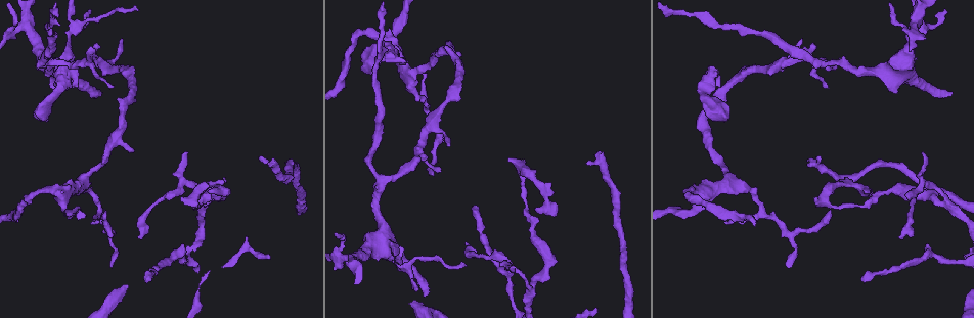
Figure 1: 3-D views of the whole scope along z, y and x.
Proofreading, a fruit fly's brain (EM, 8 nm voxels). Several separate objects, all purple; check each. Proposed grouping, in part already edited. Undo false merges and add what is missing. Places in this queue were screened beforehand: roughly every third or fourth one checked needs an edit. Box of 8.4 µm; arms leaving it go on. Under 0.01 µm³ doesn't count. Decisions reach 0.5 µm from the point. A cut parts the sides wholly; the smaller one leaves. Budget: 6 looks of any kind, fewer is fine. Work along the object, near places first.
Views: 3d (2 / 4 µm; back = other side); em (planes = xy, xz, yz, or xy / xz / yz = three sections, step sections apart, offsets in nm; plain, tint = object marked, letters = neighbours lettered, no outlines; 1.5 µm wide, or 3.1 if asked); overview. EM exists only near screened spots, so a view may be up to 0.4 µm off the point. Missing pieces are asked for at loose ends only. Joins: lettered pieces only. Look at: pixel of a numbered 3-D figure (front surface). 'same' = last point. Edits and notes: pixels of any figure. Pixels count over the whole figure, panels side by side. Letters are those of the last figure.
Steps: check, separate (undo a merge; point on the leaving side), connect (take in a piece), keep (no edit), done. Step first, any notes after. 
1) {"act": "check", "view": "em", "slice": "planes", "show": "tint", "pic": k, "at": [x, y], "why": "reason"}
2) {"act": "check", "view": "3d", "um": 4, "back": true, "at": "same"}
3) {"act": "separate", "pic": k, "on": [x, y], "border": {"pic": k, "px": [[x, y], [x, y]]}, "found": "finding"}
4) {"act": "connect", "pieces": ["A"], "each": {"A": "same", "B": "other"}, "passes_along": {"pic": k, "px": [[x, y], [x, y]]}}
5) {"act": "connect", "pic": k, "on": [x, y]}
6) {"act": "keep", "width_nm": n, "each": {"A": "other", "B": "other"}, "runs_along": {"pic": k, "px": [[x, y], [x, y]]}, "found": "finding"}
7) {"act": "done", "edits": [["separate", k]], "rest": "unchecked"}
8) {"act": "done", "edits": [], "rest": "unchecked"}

{"act": "check", "view": "3d", "um": 2, "pic": 1, "at": [725, 121], "why": "free end"}

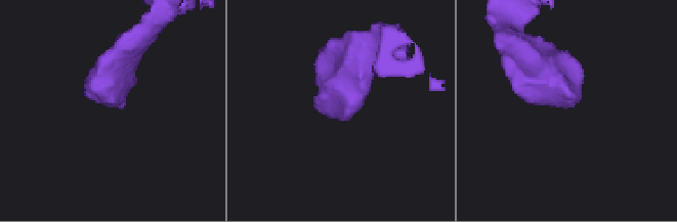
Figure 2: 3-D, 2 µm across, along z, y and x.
{"act": "check", "view": "em", "slice": "planes", "show": "letters", "pic": 2, "at": [570, 103], "why": "shape alone is not enough"}

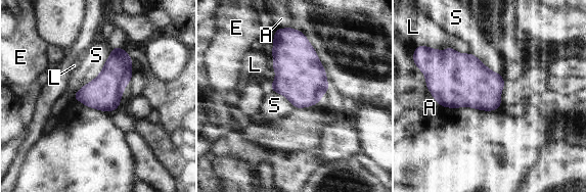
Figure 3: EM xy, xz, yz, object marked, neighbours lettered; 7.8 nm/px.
{"act": "keep", "width_nm": 280, "each": {"A": "other", "E": "other", "L": "other", "S": "other"}, "border": {"pic": 3, "px": [[114, 46], [102, 69], [73, 97]]}, "found": "no lettered piece goes on from it"}

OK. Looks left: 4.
{"act": "check", "view": "em", "slice": "xz", "step": 8, "show": "letters", "pic": 1, "at": [113, 87]}

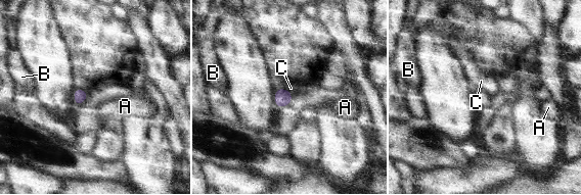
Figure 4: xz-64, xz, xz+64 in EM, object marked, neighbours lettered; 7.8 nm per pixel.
{"act": "check", "view": "em", "slice": "planes", "show": "letters", "at": "same"}

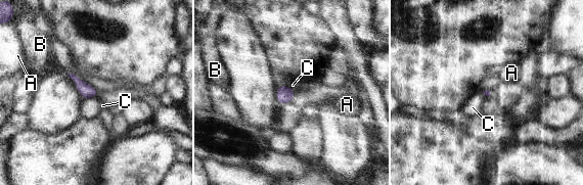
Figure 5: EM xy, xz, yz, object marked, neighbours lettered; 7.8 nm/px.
{"act": "keep", "each": {"A": "other", "B": "other", "C": "other"}, "border": {"pic": 5, "px": [[285, 85], [295, 91]]}, "found": "none of them fits"}

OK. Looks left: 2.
{"act": "check", "view": "3d", "um": 2, "pic": 1, "at": [474, 207], "why": "tapers out"}

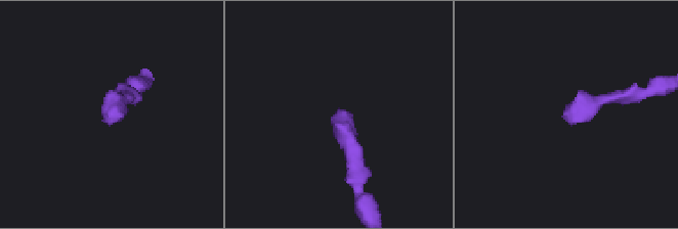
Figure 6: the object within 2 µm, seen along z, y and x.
{"act": "check", "view": "em", "slice": "planes", "show": "letters", "pic": 6, "at": [105, 114], "why": "shape alone is not enough"}

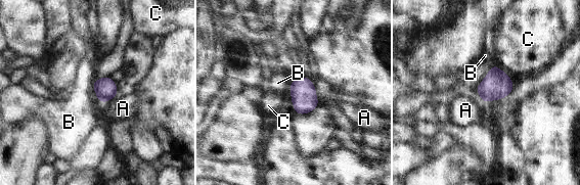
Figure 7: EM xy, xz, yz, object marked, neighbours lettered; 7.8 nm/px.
{"act": "keep", "width_nm": 170, "each": {"A": "other", "B": "other", "C": "other"}, "border": {"pic": 7, "px": [[94, 80], [92, 89]]}, "found": "no lettered piece goes on from it"}

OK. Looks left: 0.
{"act": "done", "edits": [], "rest": "unchecked"}

